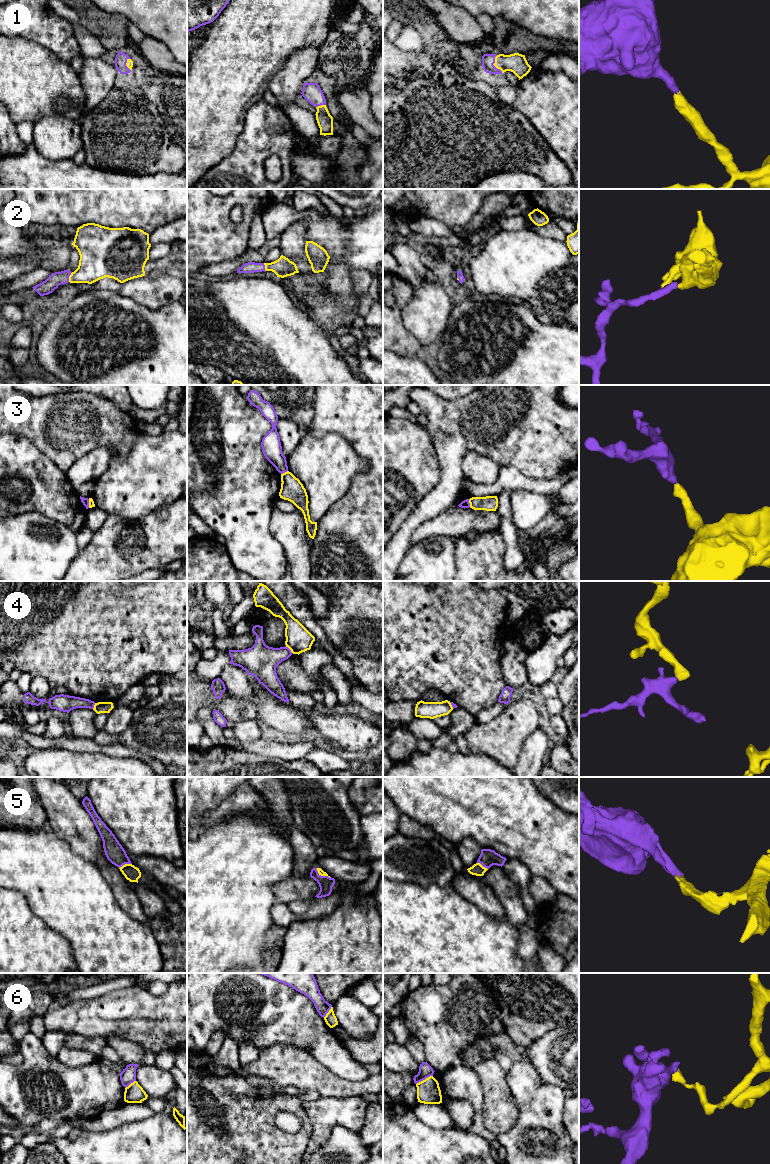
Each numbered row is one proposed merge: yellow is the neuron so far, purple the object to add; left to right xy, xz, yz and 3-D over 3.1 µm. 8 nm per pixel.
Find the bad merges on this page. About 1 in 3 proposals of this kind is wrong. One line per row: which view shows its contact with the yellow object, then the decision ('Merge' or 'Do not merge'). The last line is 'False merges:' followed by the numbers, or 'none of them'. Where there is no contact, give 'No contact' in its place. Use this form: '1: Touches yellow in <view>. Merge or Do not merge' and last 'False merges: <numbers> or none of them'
1: Touches yellow in yz. Merge
2: Touches yellow in xy. Merge
3: Touches yellow in yz. Do not merge
4: Touches yellow in xz. Do not merge
5: Touches yellow in xy. Merge
6: Touches yellow in yz. Do not merge
False merges: 3, 4, 6

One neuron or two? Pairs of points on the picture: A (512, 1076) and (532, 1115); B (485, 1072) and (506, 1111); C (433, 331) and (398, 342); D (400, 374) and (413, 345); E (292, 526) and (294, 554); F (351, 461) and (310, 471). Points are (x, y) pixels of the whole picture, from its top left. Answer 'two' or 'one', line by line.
A: one
B: one
C: two
D: two
E: one
F: one

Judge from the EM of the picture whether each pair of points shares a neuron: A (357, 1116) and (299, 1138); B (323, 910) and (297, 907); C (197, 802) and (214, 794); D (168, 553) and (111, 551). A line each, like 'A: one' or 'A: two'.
A: two
B: one
C: one
D: one

